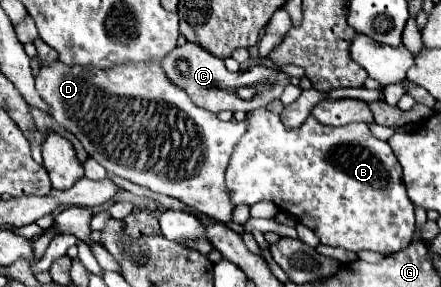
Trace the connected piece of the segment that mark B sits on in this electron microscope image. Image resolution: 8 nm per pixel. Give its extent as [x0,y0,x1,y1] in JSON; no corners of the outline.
[225,108,415,256]

